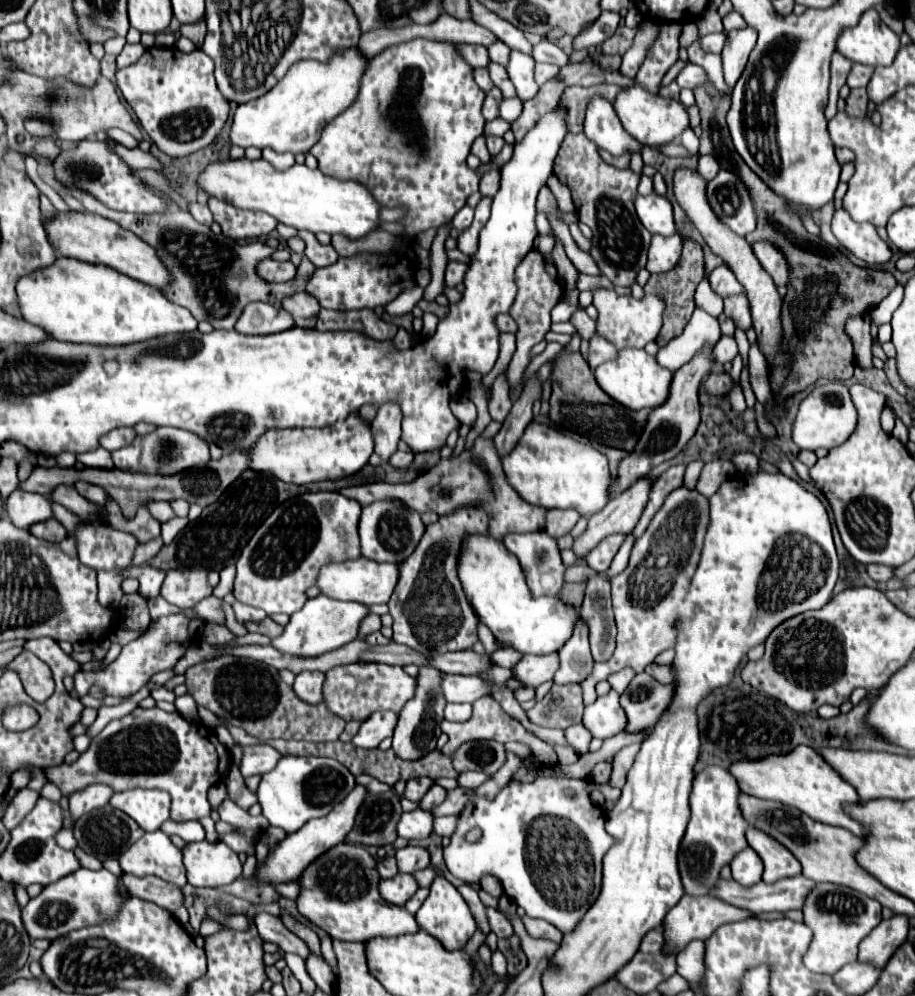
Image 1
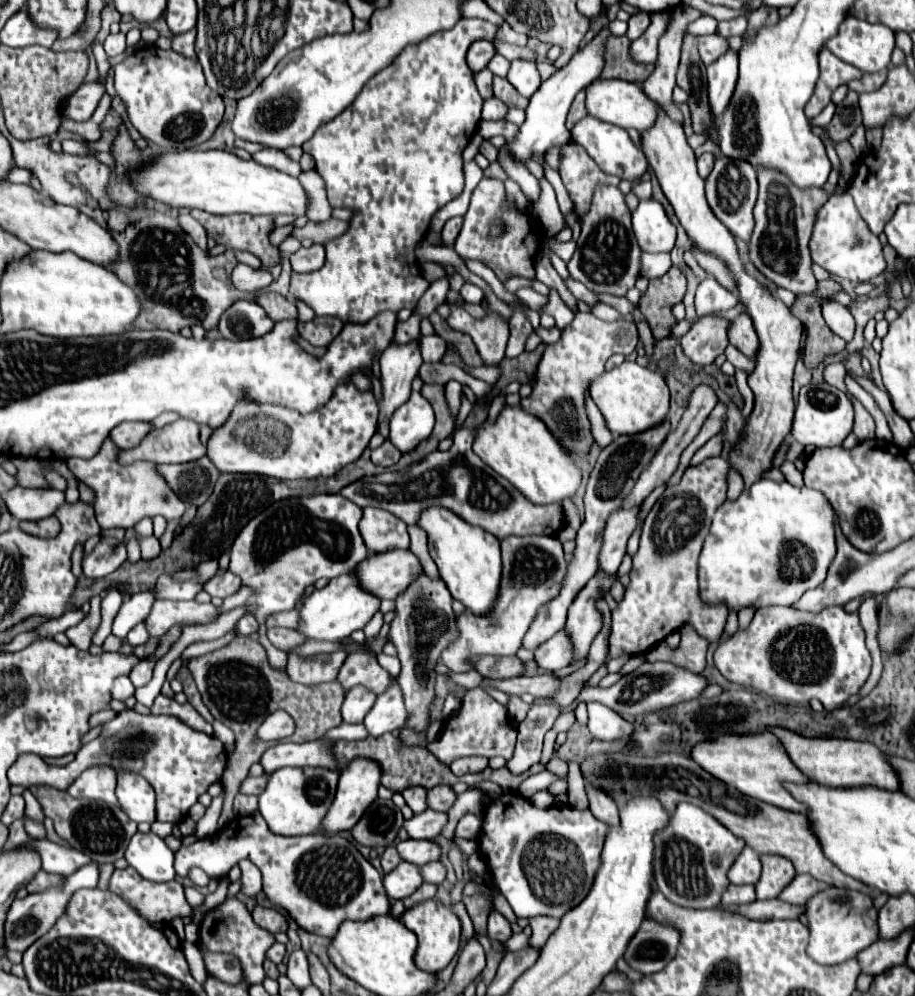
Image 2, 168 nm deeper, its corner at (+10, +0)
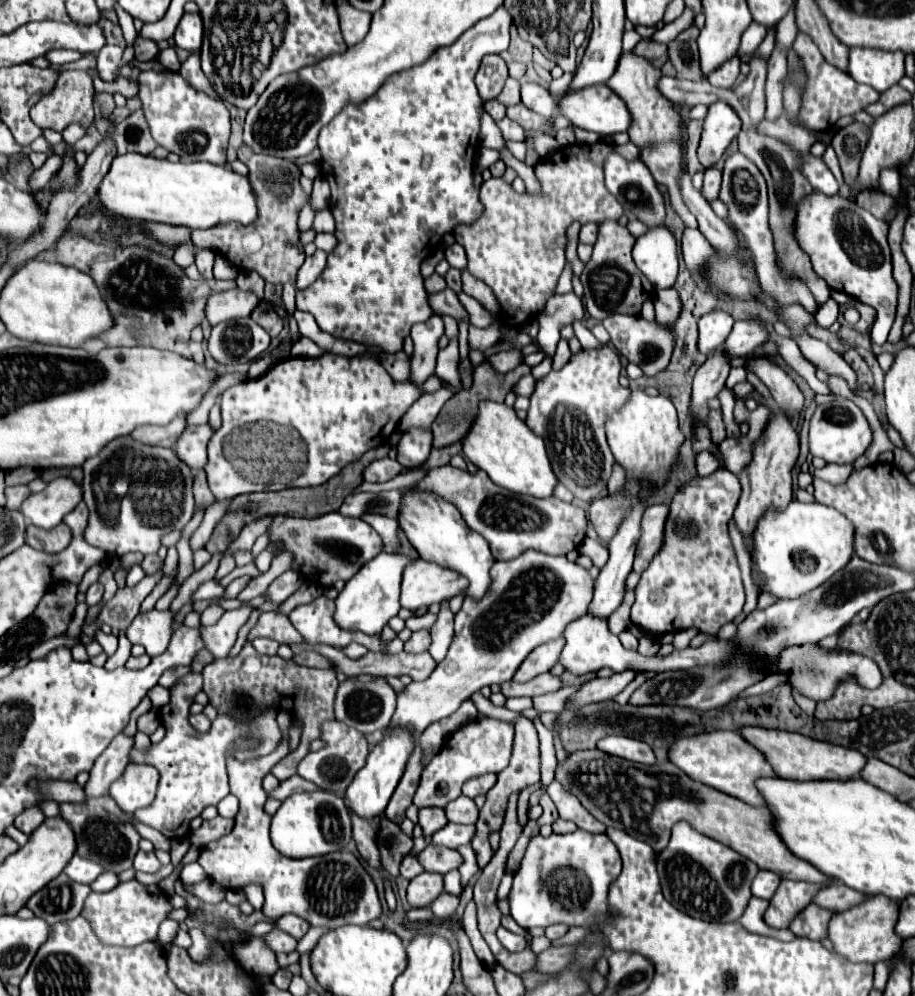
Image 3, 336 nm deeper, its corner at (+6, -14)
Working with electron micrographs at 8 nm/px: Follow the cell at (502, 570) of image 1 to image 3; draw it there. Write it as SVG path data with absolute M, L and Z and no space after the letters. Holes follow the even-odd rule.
M406 492L406 496L402 496L402 512L398 512L398 526L422 560L436 562L470 580L470 586L464 592L466 596L478 600L486 594L490 586L490 568L494 564L490 546L486 546L486 540L480 534L468 528L454 504L432 492Z

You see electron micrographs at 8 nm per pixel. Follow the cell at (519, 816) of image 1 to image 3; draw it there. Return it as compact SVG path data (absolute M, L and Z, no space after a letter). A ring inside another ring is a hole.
M576 830L572 834L552 834L550 838L536 836L530 840L520 870L514 874L514 884L510 890L510 910L512 918L522 928L548 928L552 924L566 924L566 926L588 926L594 924L602 912L608 908L608 890L610 880L618 876L622 870L620 856L614 848L612 840L606 840L606 834L592 834L586 830Z

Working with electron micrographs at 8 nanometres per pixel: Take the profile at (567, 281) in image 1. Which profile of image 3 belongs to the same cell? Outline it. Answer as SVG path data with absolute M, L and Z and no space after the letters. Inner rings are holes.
M612 314L604 320L604 328L610 334L610 344L618 350L620 356L628 358L642 368L644 376L656 376L666 370L672 350L674 350L674 330L666 328L660 322L648 322L642 316L628 316L628 314Z

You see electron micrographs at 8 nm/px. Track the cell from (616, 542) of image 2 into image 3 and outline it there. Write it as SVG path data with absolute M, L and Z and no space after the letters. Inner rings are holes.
M658 504L658 506L646 508L642 516L642 536L638 540L638 550L636 550L636 560L634 560L634 570L638 574L642 574L650 566L650 560L662 548L662 532L666 526L668 510L670 506Z

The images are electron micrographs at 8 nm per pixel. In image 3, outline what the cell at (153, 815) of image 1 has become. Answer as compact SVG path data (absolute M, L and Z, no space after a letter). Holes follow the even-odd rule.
M134 764L126 766L126 772L110 786L110 796L118 802L118 806L134 814L134 810L148 806L156 796L158 786L158 770L150 768L148 764Z

